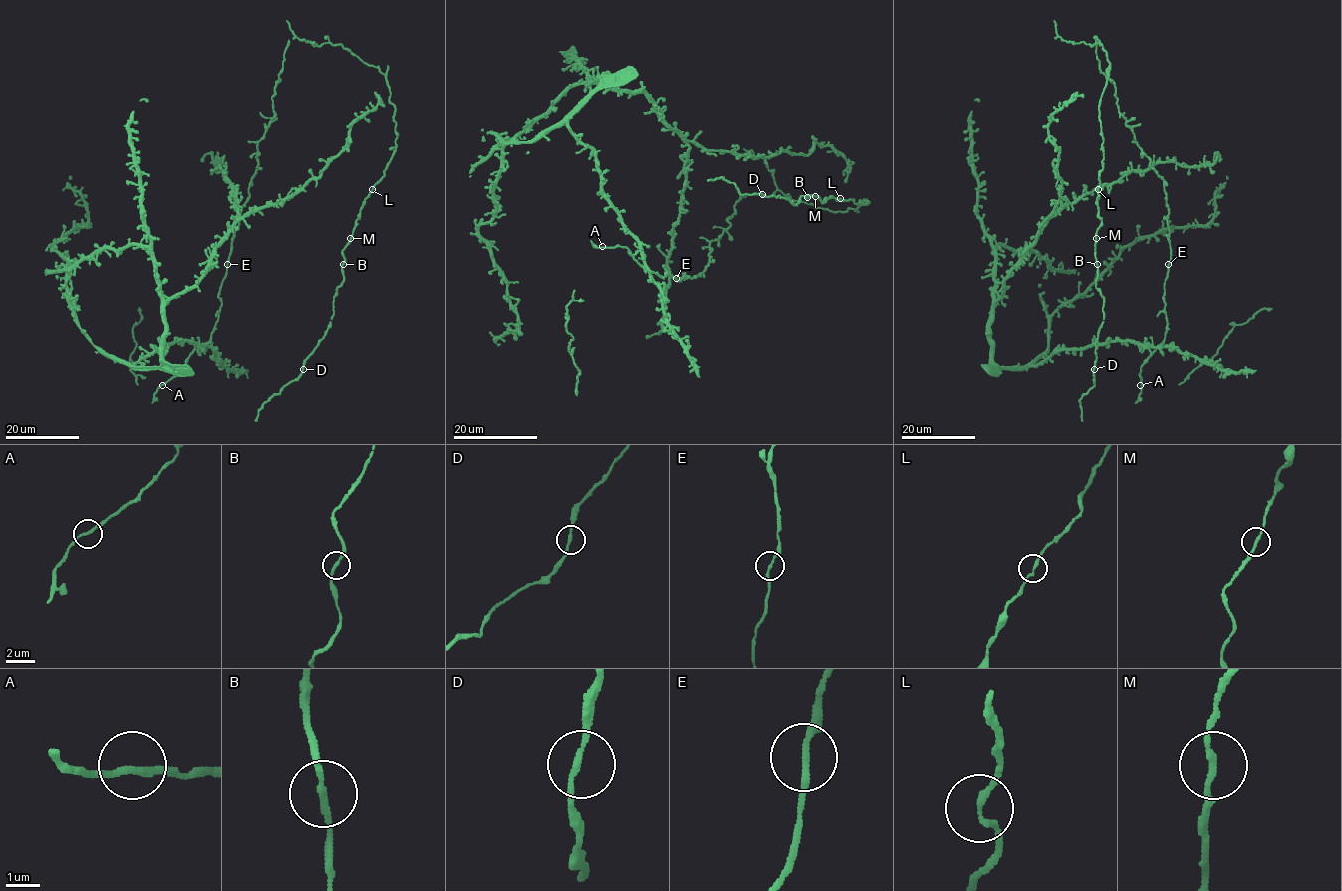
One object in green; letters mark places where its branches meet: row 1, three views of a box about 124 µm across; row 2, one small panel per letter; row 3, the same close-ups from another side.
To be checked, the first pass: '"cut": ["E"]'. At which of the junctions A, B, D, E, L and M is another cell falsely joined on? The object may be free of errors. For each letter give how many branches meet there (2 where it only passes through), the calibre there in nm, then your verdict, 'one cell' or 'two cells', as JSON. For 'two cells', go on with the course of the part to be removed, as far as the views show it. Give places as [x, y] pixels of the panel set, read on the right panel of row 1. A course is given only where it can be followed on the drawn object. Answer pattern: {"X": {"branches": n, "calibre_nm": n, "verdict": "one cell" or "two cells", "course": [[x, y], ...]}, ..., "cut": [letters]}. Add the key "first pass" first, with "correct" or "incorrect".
{"first pass": "incorrect", "A": {"branches": 2, "calibre_nm": 190, "verdict": "one cell"}, "B": {"branches": 2, "calibre_nm": 170, "verdict": "one cell"}, "D": {"branches": 2, "calibre_nm": 170, "verdict": "one cell"}, "E": {"branches": 2, "calibre_nm": 180, "verdict": "one cell"}, "L": {"branches": 2, "calibre_nm": 170, "verdict": "one cell"}, "M": {"branches": 2, "calibre_nm": 170, "verdict": "one cell"}, "cut": []}

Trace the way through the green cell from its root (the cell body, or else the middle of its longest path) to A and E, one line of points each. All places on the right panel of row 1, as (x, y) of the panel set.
A: (1018, 263), (991, 307), (997, 365), (1038, 365), (1057, 350), (1111, 341), (1158, 346), (1140, 368), (1140, 385)
E: (1018, 263), (991, 307), (992, 361), (1003, 367), (1038, 365), (1057, 350), (1111, 341), (1161, 347), (1168, 264)

